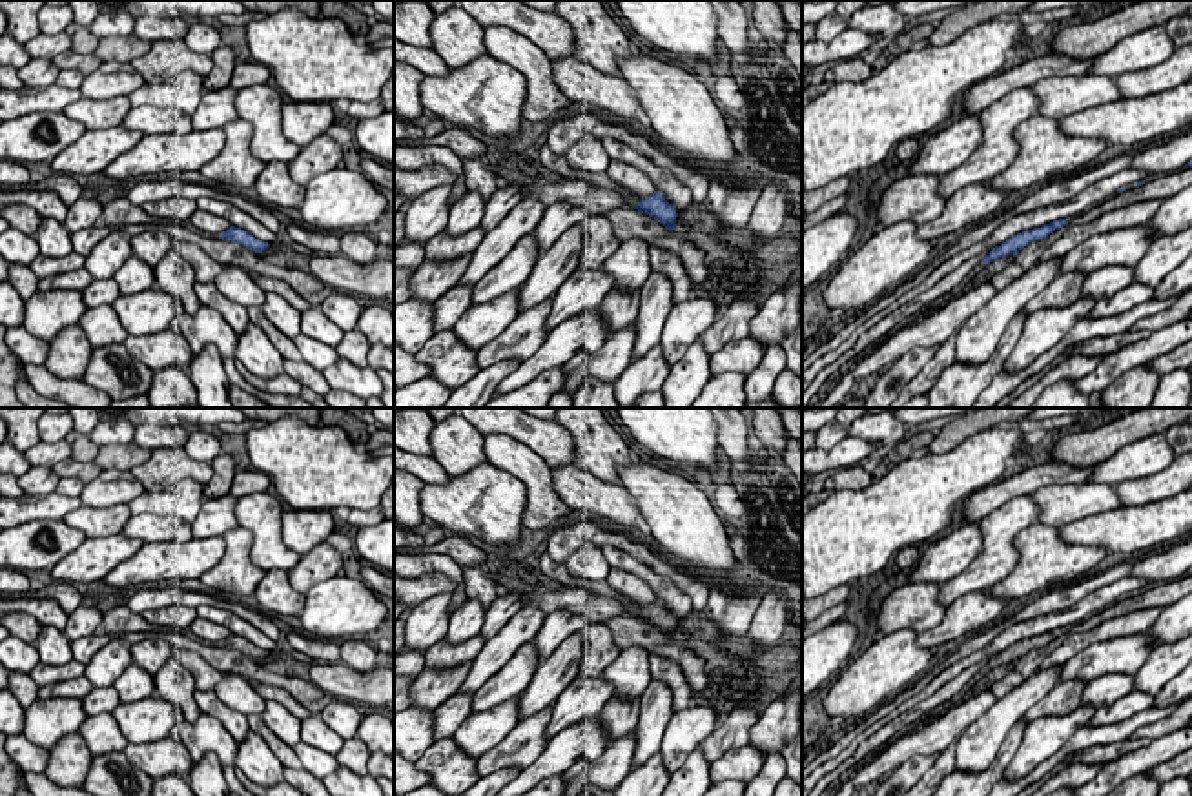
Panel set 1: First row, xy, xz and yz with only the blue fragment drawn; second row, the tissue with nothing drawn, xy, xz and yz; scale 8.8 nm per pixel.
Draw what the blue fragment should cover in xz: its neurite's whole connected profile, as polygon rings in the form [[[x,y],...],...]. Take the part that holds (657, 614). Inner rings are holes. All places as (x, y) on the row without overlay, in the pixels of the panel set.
[[[654,599],[647,607],[642,607],[634,617],[647,621],[649,625],[663,632],[669,639],[676,636],[678,621],[674,614],[669,612],[660,599]]]

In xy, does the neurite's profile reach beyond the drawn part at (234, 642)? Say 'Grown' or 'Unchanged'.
Unchanged

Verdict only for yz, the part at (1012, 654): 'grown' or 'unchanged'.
unchanged

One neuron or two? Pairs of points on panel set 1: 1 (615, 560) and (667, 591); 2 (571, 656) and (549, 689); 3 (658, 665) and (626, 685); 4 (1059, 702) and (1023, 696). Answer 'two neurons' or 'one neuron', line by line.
1: one neuron
2: one neuron
3: two neurons
4: two neurons

